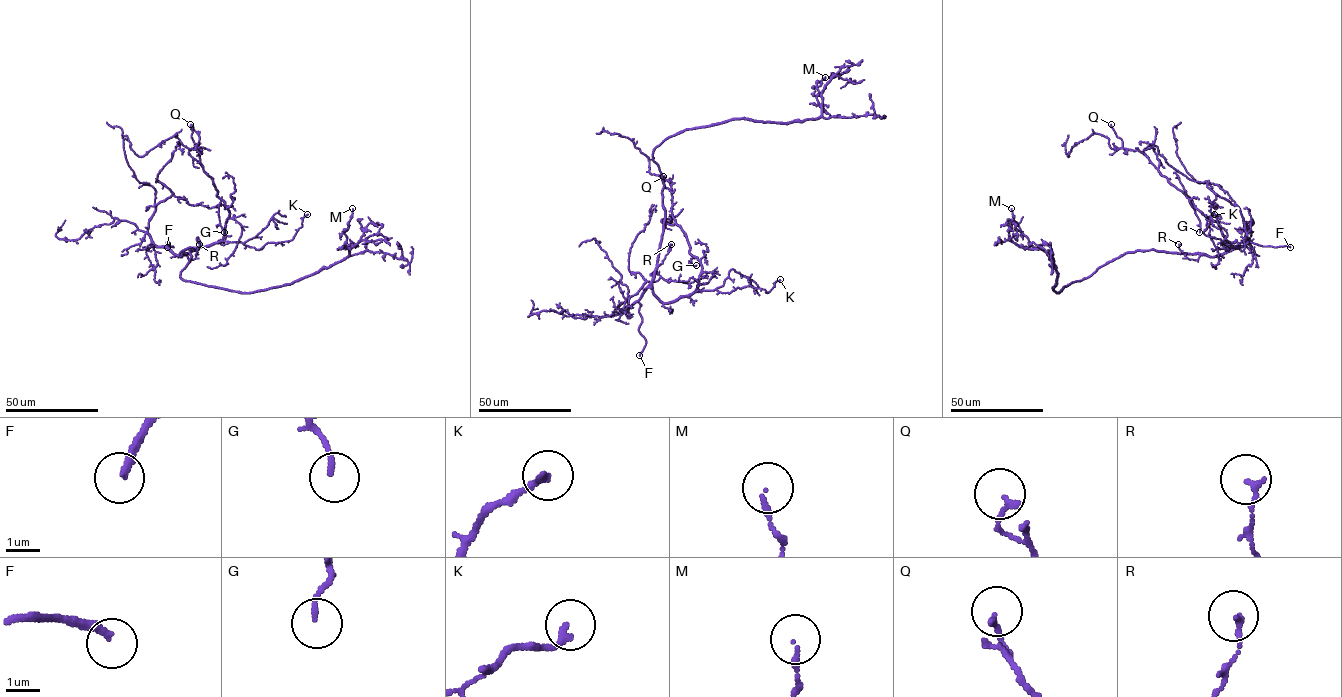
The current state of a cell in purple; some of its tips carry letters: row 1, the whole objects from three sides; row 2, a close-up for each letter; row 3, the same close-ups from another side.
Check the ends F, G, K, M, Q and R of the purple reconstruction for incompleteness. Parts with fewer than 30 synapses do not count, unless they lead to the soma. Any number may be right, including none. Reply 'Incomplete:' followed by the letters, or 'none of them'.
Incomplete: F

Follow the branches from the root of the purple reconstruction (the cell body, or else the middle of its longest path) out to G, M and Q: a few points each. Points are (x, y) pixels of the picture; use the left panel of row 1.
G: (187, 253), (180, 255), (189, 248), (207, 246), (222, 239), (229, 210), (221, 200), (218, 215), (224, 232)
M: (187, 253), (192, 249), (180, 275), (184, 280), (242, 293), (289, 285), (348, 255), (344, 232), (352, 208)
Q: (187, 253), (218, 242), (229, 215), (200, 162), (190, 124)

